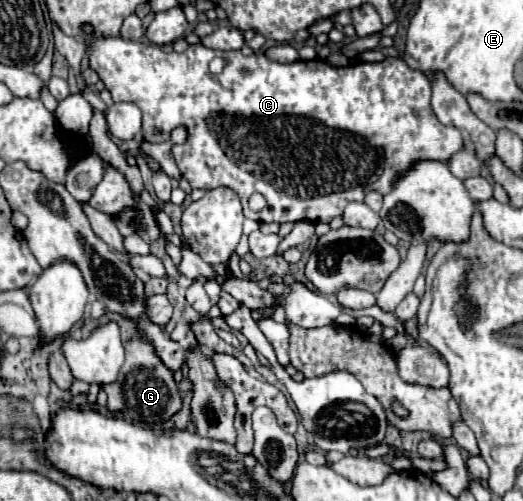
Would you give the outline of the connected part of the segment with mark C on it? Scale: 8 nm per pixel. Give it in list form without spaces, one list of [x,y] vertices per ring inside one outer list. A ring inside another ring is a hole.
[[[95,38],[93,44],[89,46],[89,66],[99,74],[99,78],[105,82],[105,88],[111,92],[113,102],[133,102],[139,106],[143,112],[143,136],[149,142],[163,142],[169,140],[171,130],[179,124],[185,124],[191,130],[191,136],[187,144],[183,146],[173,146],[173,158],[177,162],[177,168],[181,174],[189,180],[191,188],[201,188],[201,190],[211,190],[217,186],[229,186],[233,188],[241,202],[243,202],[243,212],[247,218],[257,220],[257,222],[299,222],[299,220],[311,220],[311,222],[329,222],[331,218],[339,216],[343,208],[351,200],[363,200],[367,192],[377,190],[381,194],[387,194],[391,190],[391,180],[407,170],[413,162],[417,160],[441,160],[447,162],[455,152],[463,148],[463,136],[455,126],[445,126],[433,116],[431,110],[431,84],[427,76],[419,70],[413,70],[405,64],[403,58],[385,58],[383,62],[359,62],[359,64],[349,64],[345,68],[335,68],[325,60],[297,60],[291,64],[281,64],[281,62],[271,62],[265,58],[263,52],[255,52],[251,56],[243,56],[239,50],[235,52],[221,52],[221,50],[211,50],[205,48],[203,44],[191,44],[185,52],[163,52],[155,44],[145,44],[145,42],[133,42],[133,40],[123,40],[123,38]],[[221,56],[227,60],[227,66],[223,68],[221,74],[211,74],[209,72],[209,62]],[[253,192],[261,192],[267,200],[267,206],[261,212],[251,212],[249,210],[249,196]]]

